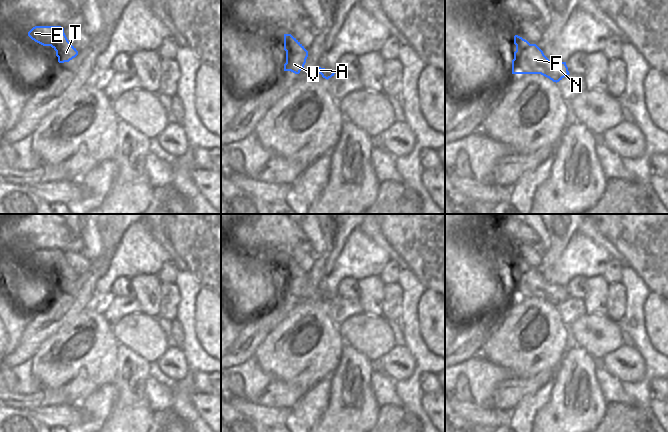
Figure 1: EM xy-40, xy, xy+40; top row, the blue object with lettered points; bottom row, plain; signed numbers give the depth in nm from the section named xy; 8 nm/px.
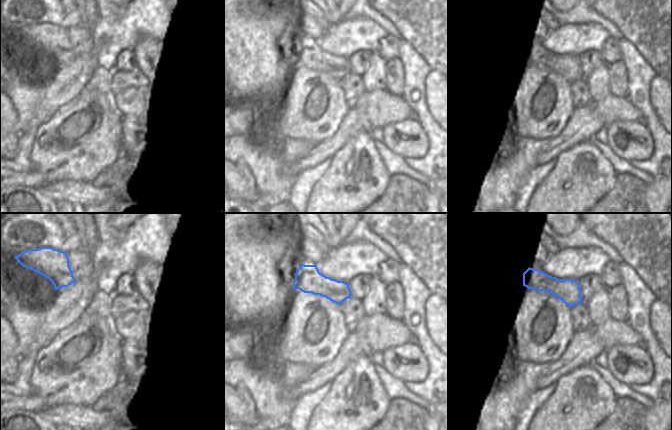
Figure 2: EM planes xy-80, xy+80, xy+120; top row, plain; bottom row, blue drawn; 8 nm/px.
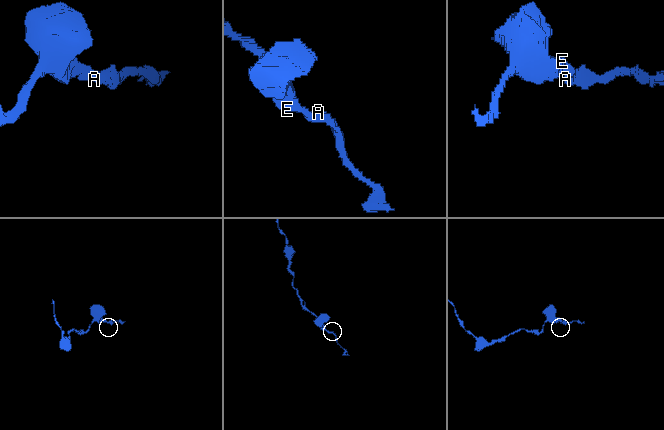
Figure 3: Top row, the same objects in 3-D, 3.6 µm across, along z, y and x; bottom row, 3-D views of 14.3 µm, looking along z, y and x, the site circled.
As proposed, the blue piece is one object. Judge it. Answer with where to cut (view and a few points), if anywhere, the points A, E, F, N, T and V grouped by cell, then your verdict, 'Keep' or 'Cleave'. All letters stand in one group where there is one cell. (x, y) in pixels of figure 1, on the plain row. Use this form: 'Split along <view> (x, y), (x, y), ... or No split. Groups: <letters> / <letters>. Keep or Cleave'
No split. Groups: A E F N T V. Keep.

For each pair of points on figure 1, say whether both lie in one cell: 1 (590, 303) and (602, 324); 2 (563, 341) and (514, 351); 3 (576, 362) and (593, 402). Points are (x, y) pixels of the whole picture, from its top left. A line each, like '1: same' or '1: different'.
1: different
2: same
3: same

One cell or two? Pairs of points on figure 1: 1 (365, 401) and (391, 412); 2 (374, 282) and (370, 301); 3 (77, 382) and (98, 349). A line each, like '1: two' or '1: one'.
1: two
2: one
3: one

